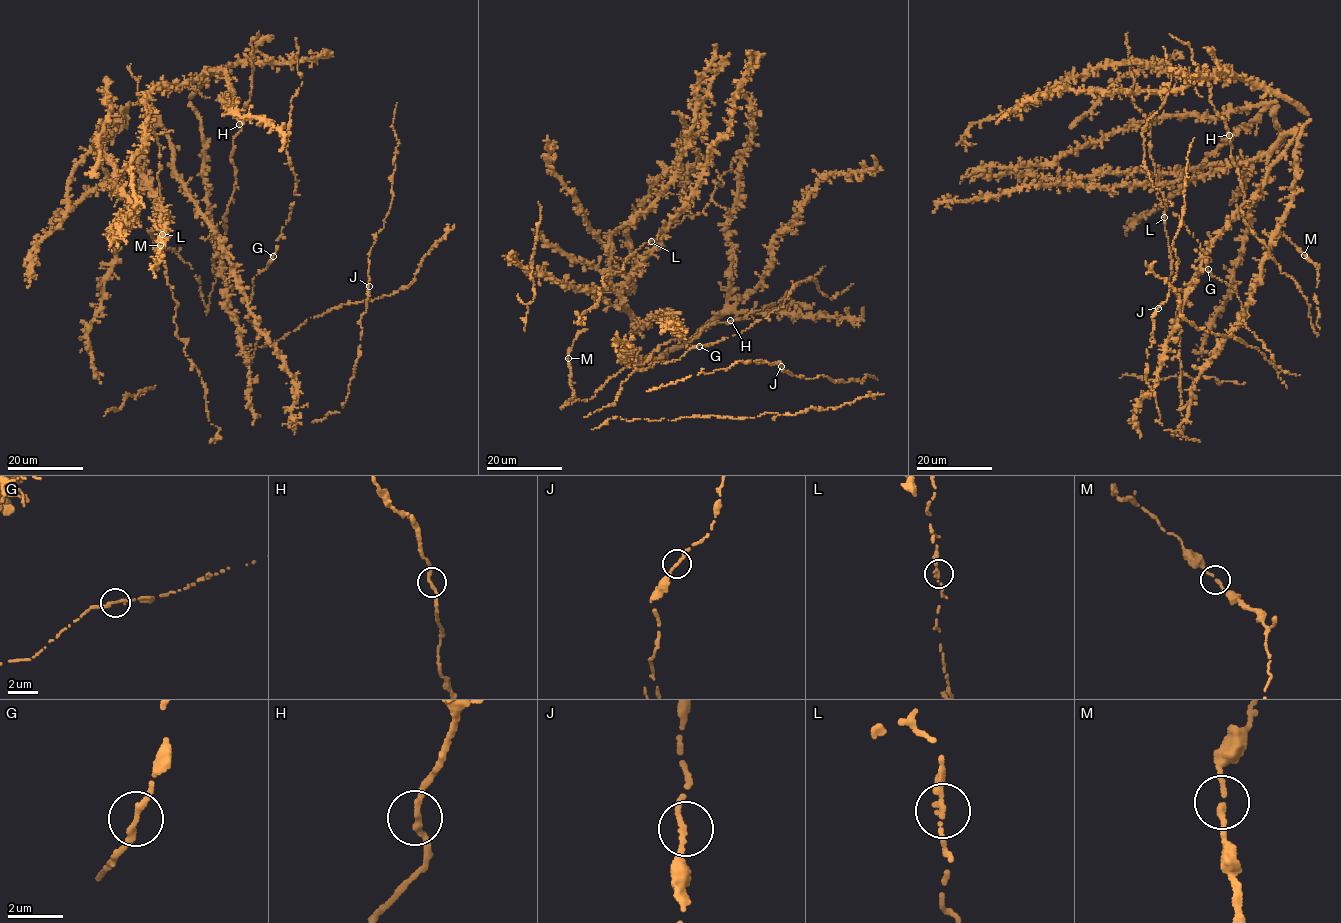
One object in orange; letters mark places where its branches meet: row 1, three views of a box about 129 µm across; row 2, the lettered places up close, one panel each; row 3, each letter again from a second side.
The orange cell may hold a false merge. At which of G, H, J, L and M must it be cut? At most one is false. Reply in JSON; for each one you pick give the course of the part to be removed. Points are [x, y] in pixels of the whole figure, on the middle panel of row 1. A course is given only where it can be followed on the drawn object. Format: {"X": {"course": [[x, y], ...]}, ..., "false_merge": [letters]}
{"false_merge": []}

